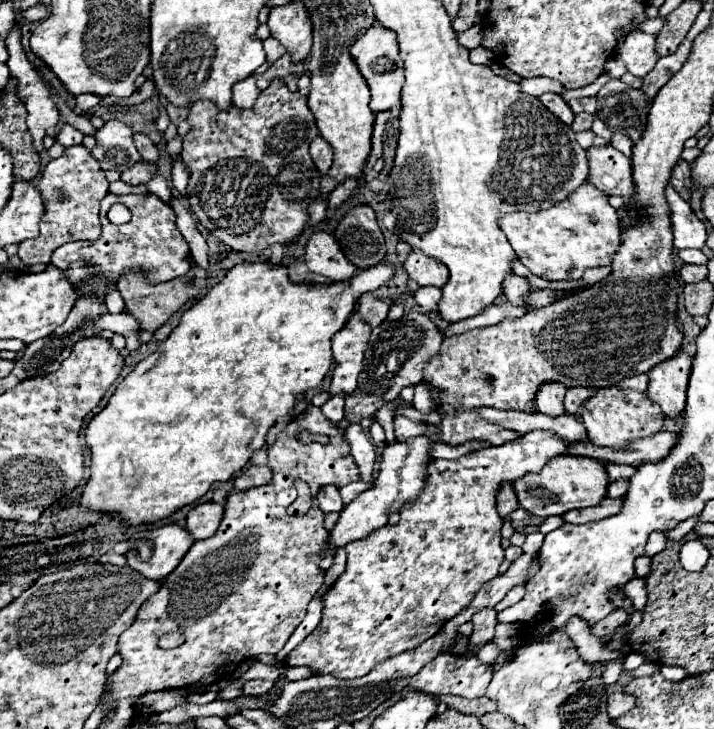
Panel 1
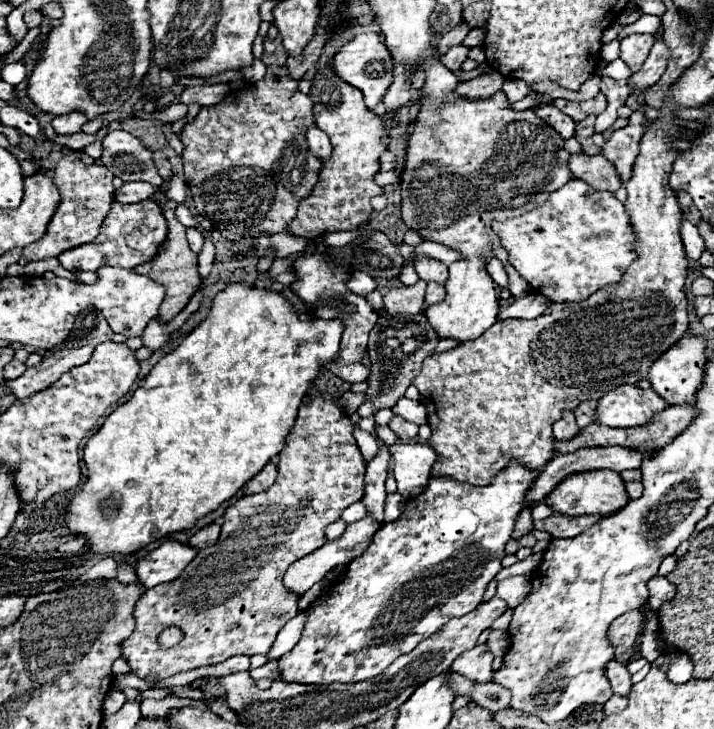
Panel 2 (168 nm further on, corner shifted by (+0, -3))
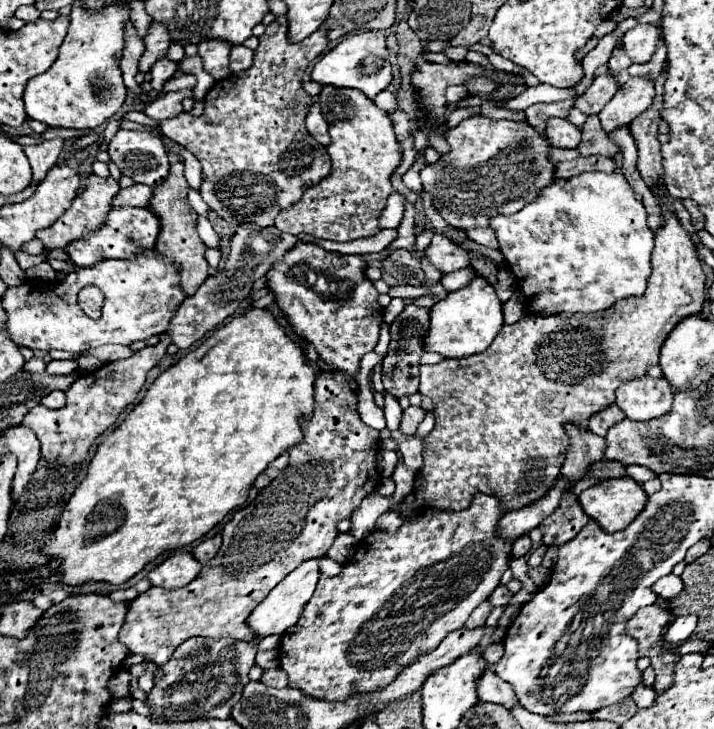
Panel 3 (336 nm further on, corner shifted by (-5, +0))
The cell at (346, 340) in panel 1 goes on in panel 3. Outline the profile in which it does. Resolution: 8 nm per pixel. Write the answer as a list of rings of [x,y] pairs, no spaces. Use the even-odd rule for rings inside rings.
[[[297,242],[297,246],[289,250],[283,260],[275,262],[267,272],[267,286],[273,290],[279,308],[291,320],[295,332],[313,342],[319,358],[325,360],[333,370],[343,372],[351,378],[359,376],[359,362],[377,344],[379,326],[383,322],[383,308],[377,302],[379,294],[375,286],[365,278],[365,268],[367,264],[361,254],[327,252],[317,244]]]

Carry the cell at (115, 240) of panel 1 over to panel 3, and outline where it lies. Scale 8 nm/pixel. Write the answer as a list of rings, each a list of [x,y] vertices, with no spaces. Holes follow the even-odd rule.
[[[111,208],[105,224],[99,228],[97,234],[87,234],[67,248],[69,260],[75,266],[91,266],[105,258],[119,258],[119,260],[133,260],[137,254],[143,254],[145,250],[153,250],[155,240],[159,236],[161,222],[157,214],[151,212],[151,208]]]

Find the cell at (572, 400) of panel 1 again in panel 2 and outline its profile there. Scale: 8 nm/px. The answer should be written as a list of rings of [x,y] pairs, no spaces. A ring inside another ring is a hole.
[[[584,401],[584,405],[578,405],[578,409],[574,411],[578,425],[588,427],[590,423],[594,423],[596,421],[596,409],[598,409],[598,401]]]

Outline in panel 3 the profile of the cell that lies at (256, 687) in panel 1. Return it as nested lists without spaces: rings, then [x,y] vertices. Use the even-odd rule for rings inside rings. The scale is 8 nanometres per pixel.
[[[271,668],[271,670],[263,672],[261,682],[267,686],[273,686],[273,688],[285,688],[287,686],[287,674],[281,668]]]

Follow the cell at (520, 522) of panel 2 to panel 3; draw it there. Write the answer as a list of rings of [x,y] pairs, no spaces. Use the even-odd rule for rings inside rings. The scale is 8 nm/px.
[[[523,534],[523,536],[519,536],[519,538],[513,542],[511,558],[517,558],[517,556],[525,556],[525,554],[529,554],[531,546],[533,546],[533,542],[531,542],[529,534]]]

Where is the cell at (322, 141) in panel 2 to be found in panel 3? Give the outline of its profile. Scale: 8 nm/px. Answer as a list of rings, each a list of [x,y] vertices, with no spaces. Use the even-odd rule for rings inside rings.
[[[313,104],[311,106],[311,110],[309,110],[309,114],[307,114],[307,118],[305,118],[305,124],[307,124],[307,130],[309,130],[309,134],[319,142],[319,144],[323,144],[323,146],[329,146],[329,142],[331,142],[331,138],[329,138],[329,132],[327,132],[327,122],[325,122],[325,118],[321,116],[321,110],[319,110],[319,104]]]

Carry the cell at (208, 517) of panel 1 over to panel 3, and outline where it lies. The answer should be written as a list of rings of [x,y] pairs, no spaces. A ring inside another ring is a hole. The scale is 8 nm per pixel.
[[[215,534],[213,538],[207,538],[207,540],[201,540],[195,548],[193,548],[193,556],[205,564],[207,560],[211,560],[215,556],[215,552],[219,550],[221,546],[221,534]]]

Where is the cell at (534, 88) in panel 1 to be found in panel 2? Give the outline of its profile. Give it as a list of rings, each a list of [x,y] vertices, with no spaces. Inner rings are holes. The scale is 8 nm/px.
[[[506,79],[504,85],[502,85],[502,91],[504,91],[504,95],[506,95],[512,103],[524,99],[524,97],[530,93],[528,83],[522,81],[522,79]]]

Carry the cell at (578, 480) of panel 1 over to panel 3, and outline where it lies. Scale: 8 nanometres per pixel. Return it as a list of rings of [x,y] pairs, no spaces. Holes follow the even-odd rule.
[[[623,476],[615,480],[601,480],[579,494],[579,504],[587,516],[599,522],[603,530],[617,532],[631,524],[643,510],[647,494],[633,478]]]

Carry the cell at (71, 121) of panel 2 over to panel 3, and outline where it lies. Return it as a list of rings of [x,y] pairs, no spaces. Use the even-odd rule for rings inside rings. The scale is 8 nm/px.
[[[53,138],[53,140],[43,140],[35,146],[23,146],[25,156],[31,162],[33,168],[33,184],[39,184],[49,168],[57,162],[57,156],[63,148],[63,138]]]

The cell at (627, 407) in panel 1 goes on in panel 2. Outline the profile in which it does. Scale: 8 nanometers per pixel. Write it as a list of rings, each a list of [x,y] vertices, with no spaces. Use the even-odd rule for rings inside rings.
[[[622,385],[608,391],[598,401],[596,421],[608,427],[644,425],[654,413],[660,413],[668,403],[654,389],[640,389],[636,385]]]

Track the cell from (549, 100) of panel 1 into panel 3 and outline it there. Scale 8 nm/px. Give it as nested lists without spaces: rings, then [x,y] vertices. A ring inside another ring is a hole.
[[[549,118],[545,134],[551,146],[557,148],[577,148],[577,144],[581,142],[581,130],[561,118]]]

